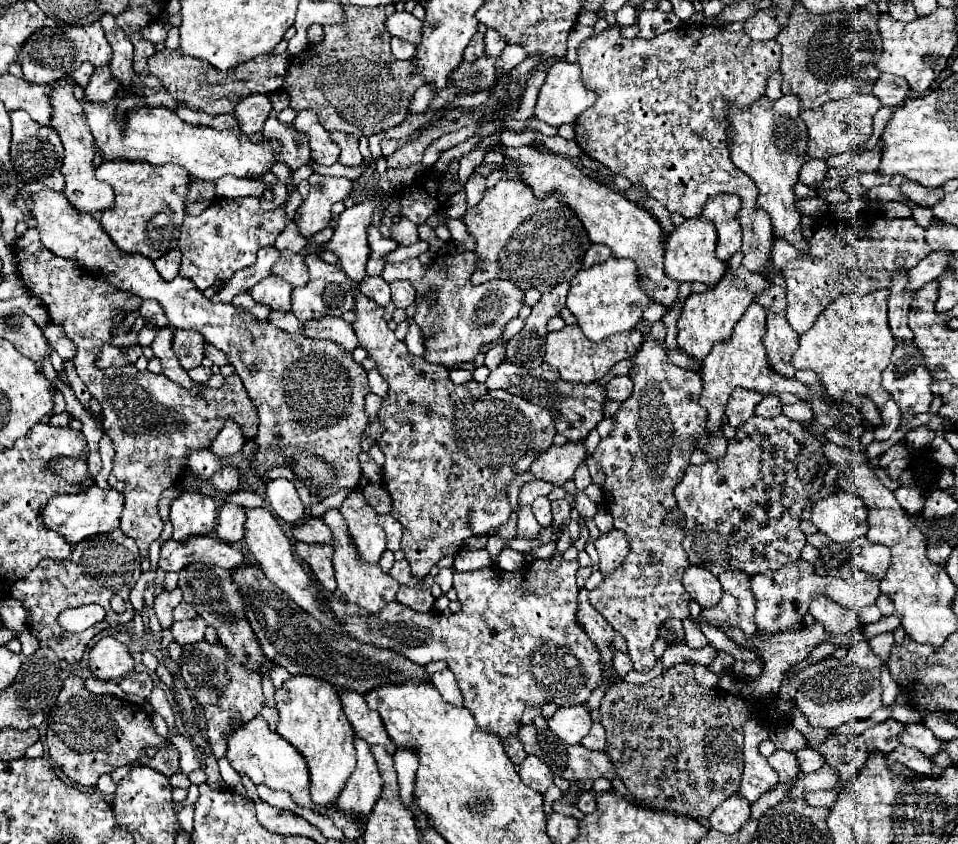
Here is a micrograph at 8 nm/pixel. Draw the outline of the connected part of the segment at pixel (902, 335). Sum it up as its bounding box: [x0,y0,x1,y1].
[888,271,912,343]

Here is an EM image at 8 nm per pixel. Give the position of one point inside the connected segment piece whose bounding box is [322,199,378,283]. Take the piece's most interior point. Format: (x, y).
(348, 243)

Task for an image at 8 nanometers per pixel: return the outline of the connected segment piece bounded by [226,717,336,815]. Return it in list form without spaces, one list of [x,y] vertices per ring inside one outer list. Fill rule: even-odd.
[[[254,717],[250,723],[244,723],[242,727],[238,727],[236,731],[226,735],[226,743],[228,743],[228,751],[226,751],[226,759],[230,761],[230,765],[240,773],[252,779],[252,783],[256,785],[266,785],[270,789],[284,789],[292,795],[292,799],[302,805],[308,807],[316,813],[334,813],[334,805],[330,807],[318,807],[312,803],[310,799],[310,775],[308,775],[308,767],[304,757],[286,741],[282,739],[278,733],[268,729],[268,723],[262,717]]]

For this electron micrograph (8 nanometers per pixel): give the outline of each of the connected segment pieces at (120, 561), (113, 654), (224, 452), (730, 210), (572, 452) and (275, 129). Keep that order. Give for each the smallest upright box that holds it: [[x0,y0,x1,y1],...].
[[10,529,140,663],[88,637,134,681],[210,421,244,457],[702,195,742,261],[528,443,586,487],[264,117,310,169]]

